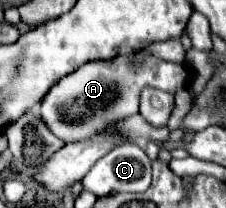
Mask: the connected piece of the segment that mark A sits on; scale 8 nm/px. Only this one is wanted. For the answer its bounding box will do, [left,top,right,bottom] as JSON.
[39,53,189,143]

